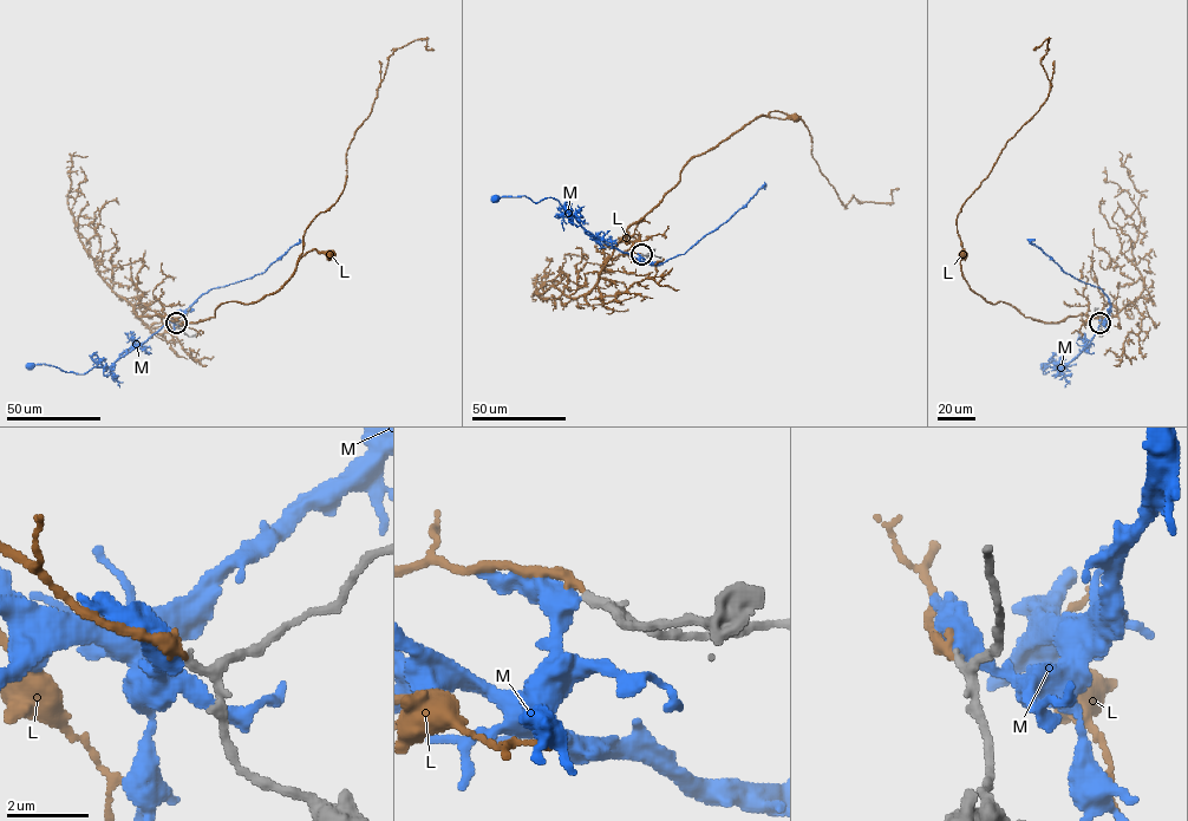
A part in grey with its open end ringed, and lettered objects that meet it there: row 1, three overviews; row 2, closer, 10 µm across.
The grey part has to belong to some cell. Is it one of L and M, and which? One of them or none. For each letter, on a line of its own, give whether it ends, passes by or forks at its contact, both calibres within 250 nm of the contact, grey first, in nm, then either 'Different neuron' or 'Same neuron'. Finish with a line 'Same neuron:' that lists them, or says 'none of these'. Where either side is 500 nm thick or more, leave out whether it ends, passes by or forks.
L: It ends there. Thickness 200 nm (grey) against 280 nm. Same neuron
M: It passes by. Thickness 200 nm (grey) against 440 nm. Different neuron
Same neuron: L

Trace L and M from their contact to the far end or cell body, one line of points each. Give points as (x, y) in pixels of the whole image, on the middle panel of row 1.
L: (641, 254), (606, 260), (600, 274), (625, 230), (677, 183), (691, 158), (762, 115), (795, 117)
M: (641, 254), (638, 259), (633, 258), (600, 240), (554, 199), (534, 202), (524, 196), (495, 197)

